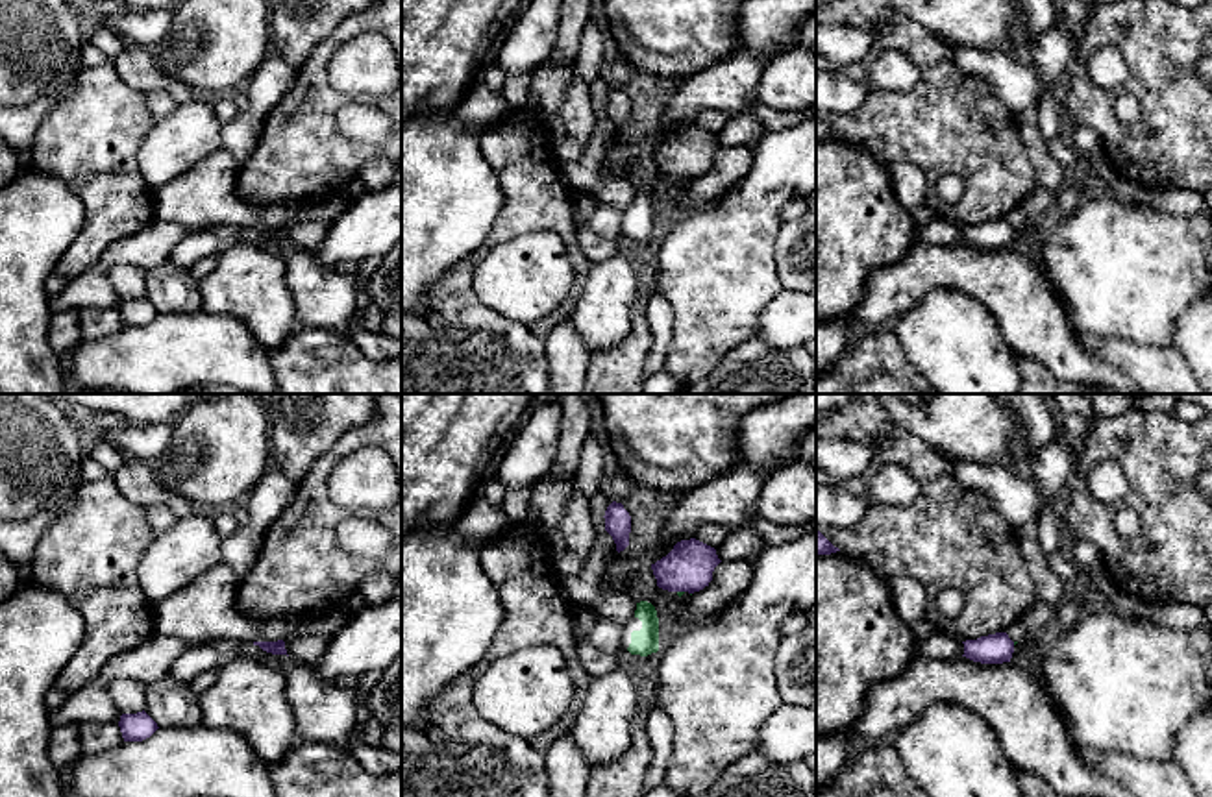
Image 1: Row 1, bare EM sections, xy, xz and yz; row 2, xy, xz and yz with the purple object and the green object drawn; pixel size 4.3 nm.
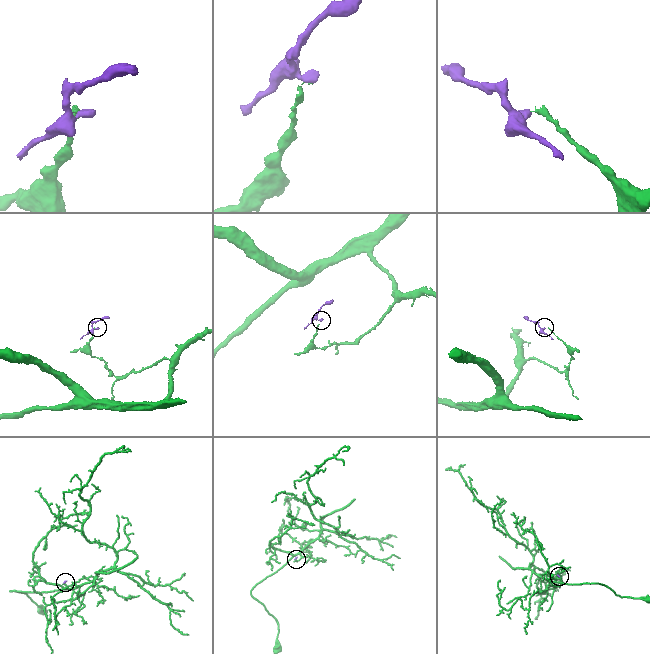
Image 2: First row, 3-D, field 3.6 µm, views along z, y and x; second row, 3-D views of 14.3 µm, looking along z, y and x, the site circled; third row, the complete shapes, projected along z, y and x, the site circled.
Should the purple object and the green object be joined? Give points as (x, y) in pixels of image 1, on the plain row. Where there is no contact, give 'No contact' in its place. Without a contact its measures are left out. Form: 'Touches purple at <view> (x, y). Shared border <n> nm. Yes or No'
Touches purple at xz (681, 176). Shared border 30 nm. No

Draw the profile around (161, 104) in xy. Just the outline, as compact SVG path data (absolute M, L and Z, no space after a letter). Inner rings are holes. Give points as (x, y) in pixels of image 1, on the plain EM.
M165 89L148 92L146 102L154 122L167 118L178 107L172 94Z

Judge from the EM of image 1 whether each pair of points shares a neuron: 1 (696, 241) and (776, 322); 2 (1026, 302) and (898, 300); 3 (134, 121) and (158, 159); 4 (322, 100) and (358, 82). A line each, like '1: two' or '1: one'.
1: two
2: one
3: two
4: two

